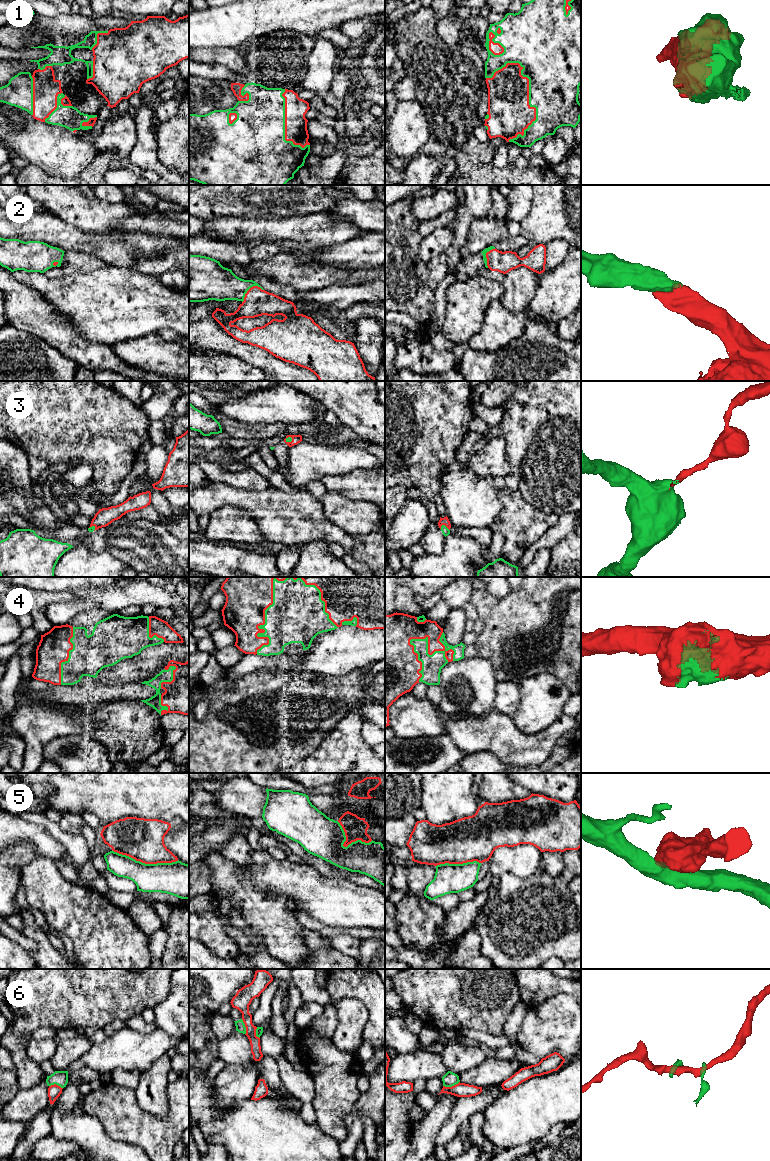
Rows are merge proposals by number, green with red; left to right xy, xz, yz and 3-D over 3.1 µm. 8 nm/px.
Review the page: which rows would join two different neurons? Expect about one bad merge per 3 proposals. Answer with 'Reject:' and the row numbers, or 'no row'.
Reject: 5, 6

